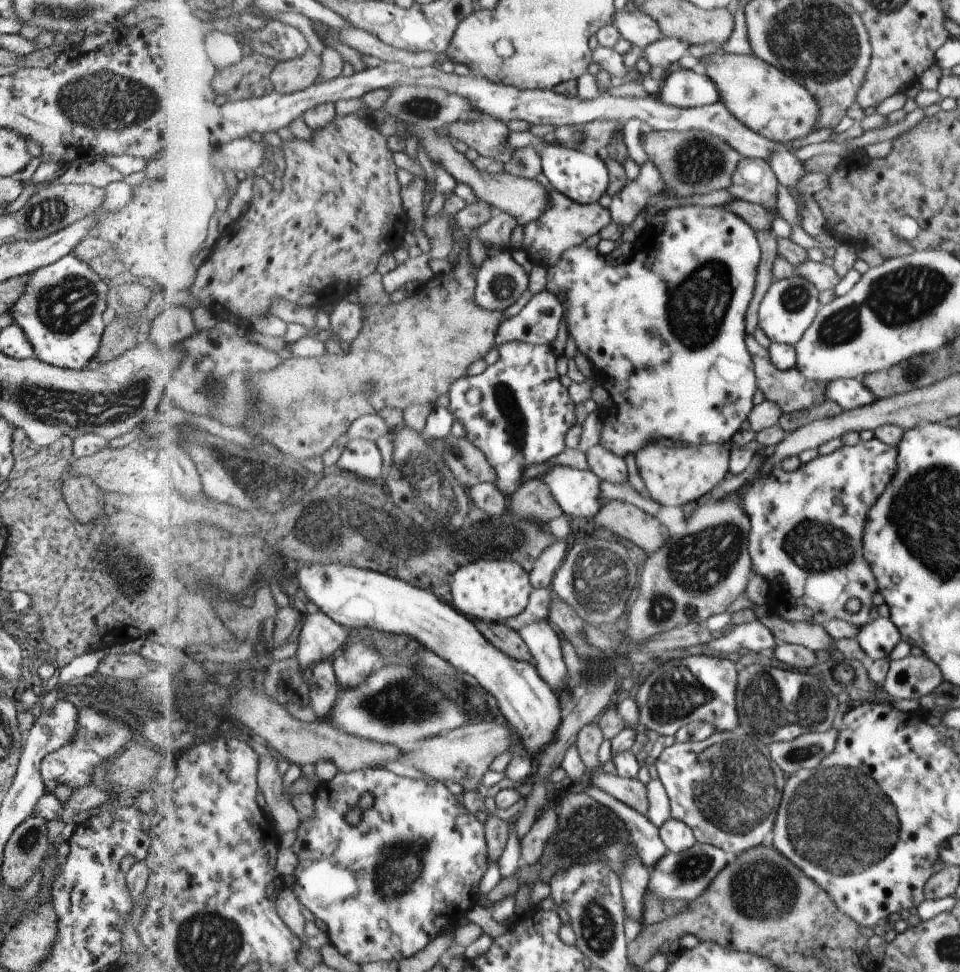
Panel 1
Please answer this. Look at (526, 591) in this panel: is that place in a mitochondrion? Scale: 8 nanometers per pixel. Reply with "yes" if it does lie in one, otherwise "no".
no

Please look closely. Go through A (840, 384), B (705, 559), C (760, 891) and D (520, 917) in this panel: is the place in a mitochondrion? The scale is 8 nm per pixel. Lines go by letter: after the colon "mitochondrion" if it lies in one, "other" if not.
A: other
B: mitochondrion
C: mitochondrion
D: other

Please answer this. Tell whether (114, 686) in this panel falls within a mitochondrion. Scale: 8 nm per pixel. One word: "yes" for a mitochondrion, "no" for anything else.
no

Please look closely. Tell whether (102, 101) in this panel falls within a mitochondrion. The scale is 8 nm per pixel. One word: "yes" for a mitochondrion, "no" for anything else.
yes

